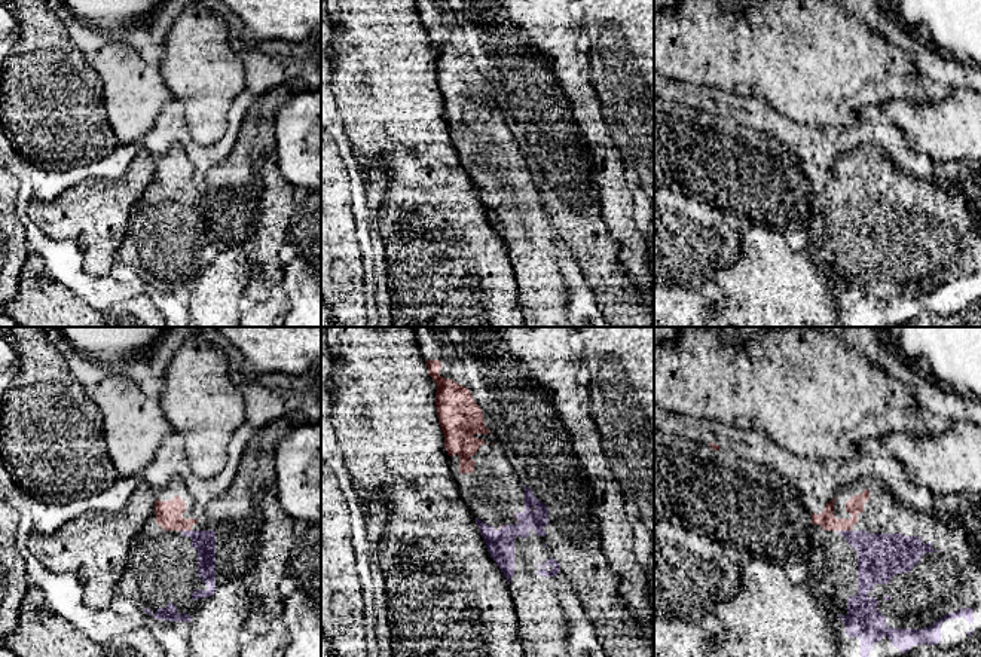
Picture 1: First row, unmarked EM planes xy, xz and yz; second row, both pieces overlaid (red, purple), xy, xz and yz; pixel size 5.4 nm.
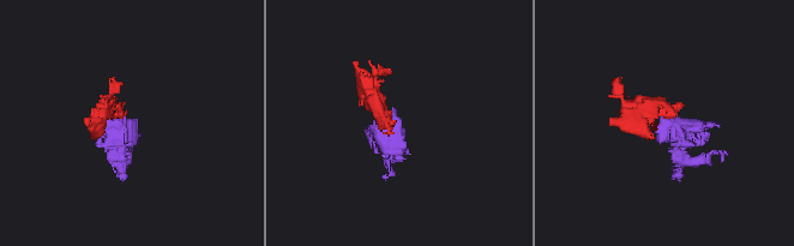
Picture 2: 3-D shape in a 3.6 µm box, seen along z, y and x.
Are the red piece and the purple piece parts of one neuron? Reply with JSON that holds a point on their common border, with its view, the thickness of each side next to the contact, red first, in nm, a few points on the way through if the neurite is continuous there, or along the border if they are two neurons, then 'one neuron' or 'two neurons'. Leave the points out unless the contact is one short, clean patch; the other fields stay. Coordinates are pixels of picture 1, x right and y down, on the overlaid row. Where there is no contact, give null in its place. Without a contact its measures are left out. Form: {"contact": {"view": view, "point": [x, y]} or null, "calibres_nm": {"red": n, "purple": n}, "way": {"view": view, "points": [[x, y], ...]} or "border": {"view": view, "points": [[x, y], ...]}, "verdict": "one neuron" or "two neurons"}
{"contact": {"view": "yz", "point": [846, 529]}, "calibres_nm": {"red": 90, "purple": 260}, "verdict": "one neuron"}

